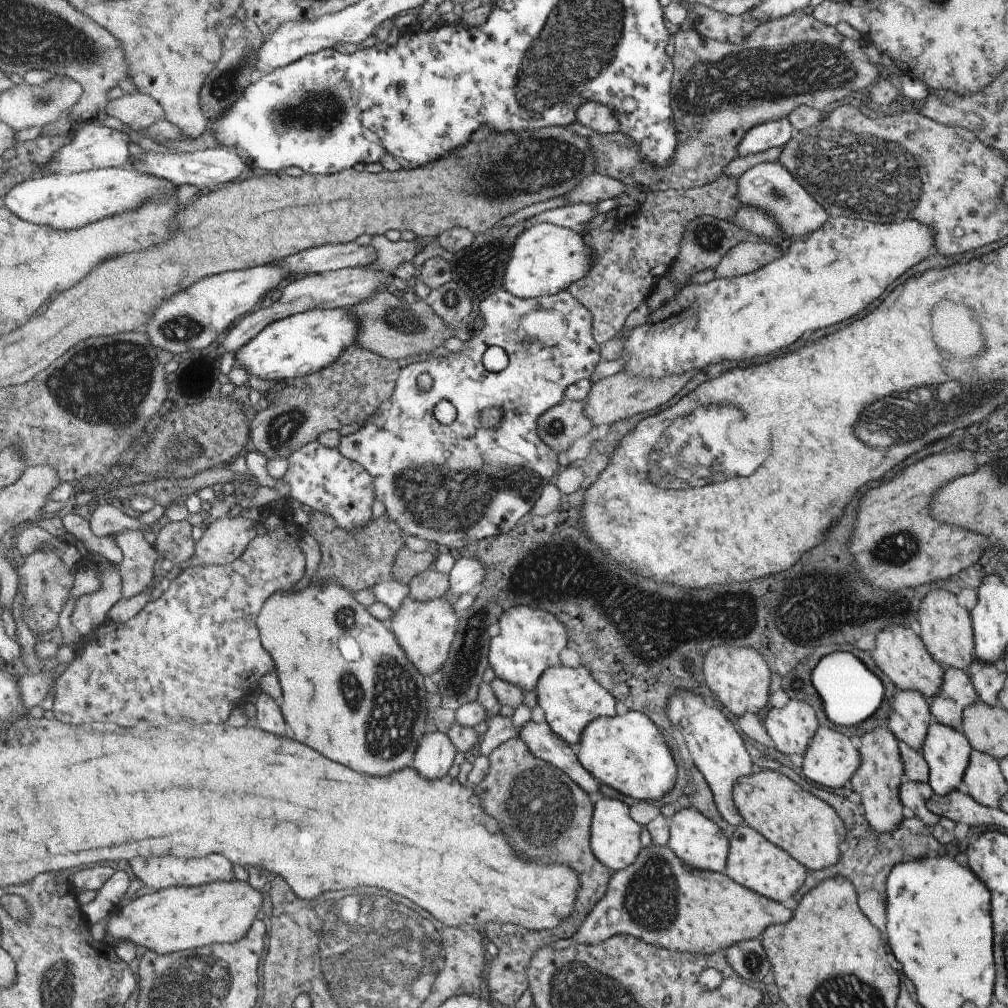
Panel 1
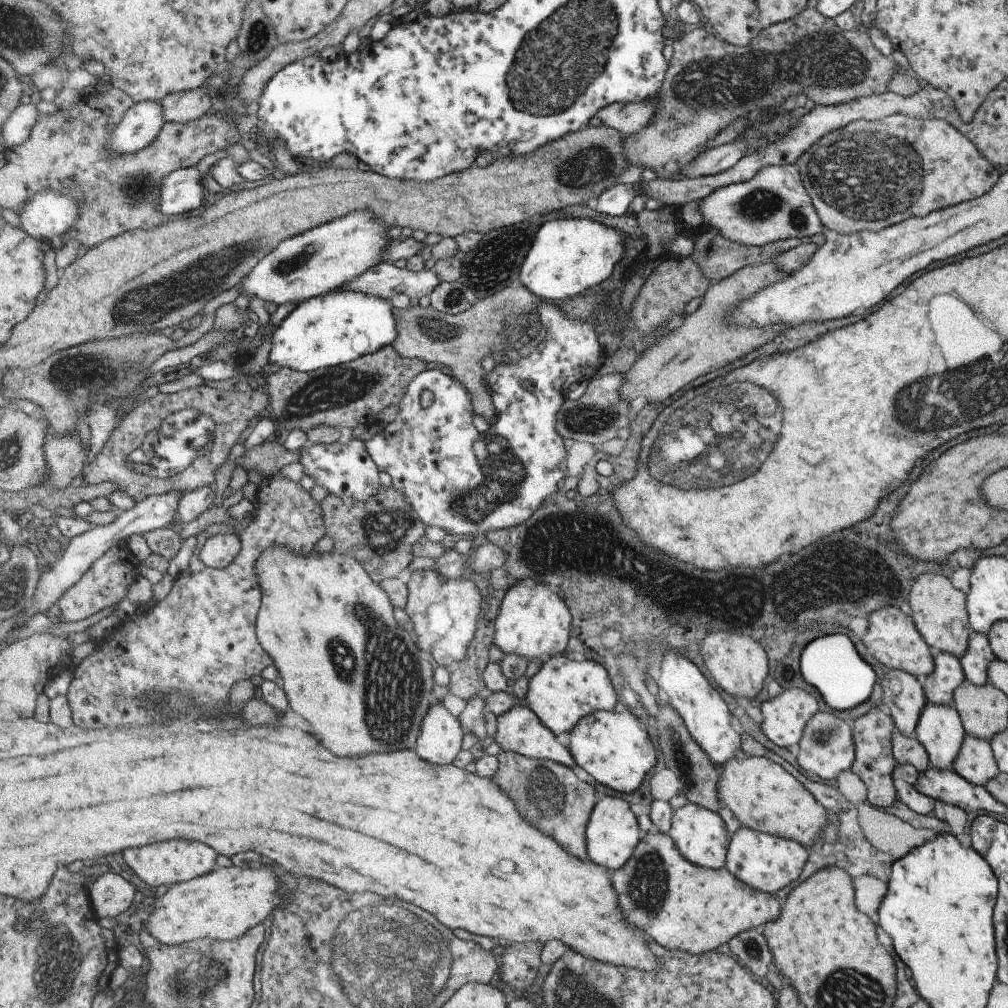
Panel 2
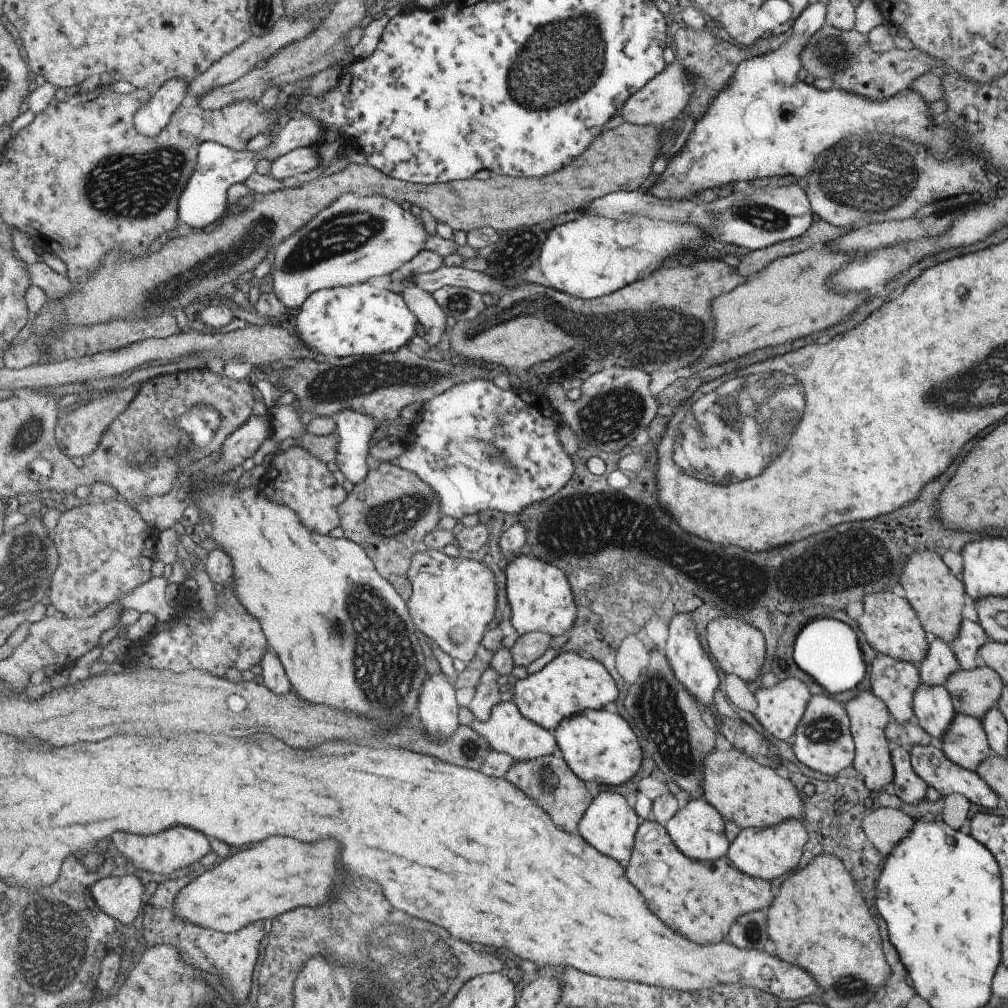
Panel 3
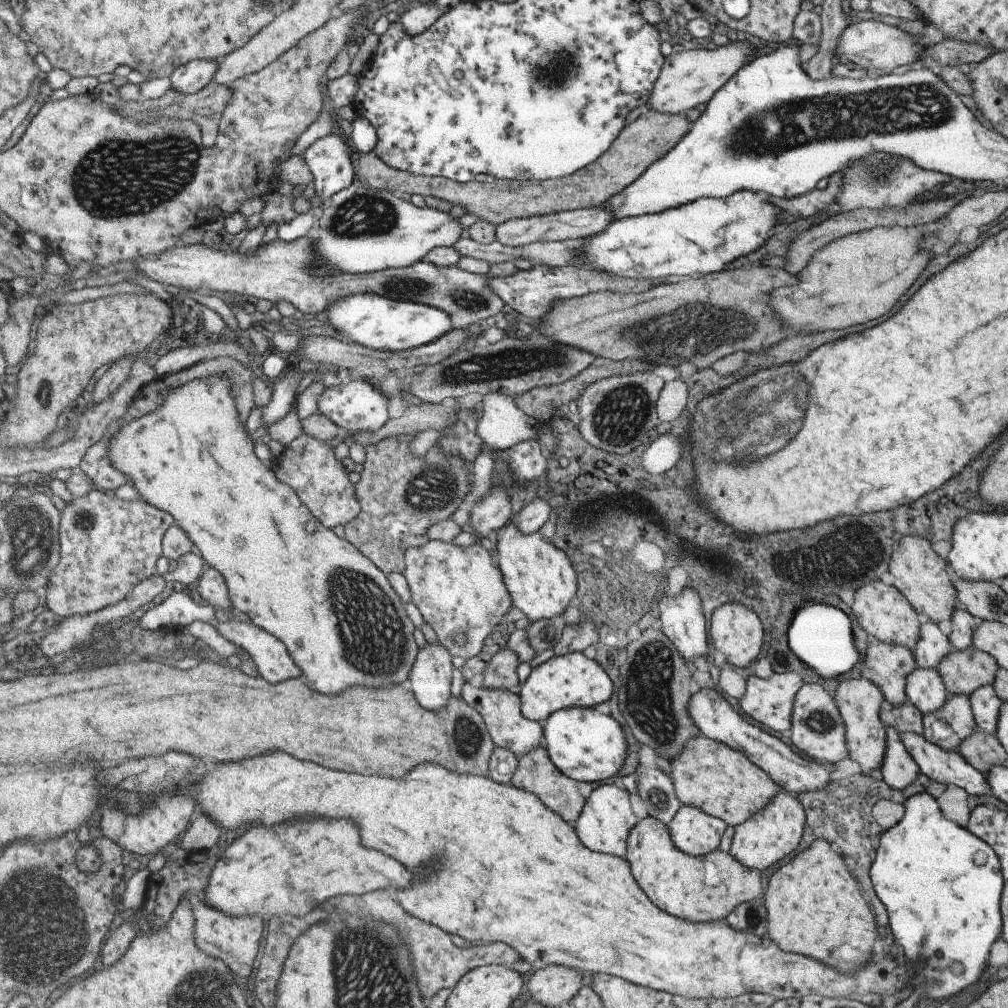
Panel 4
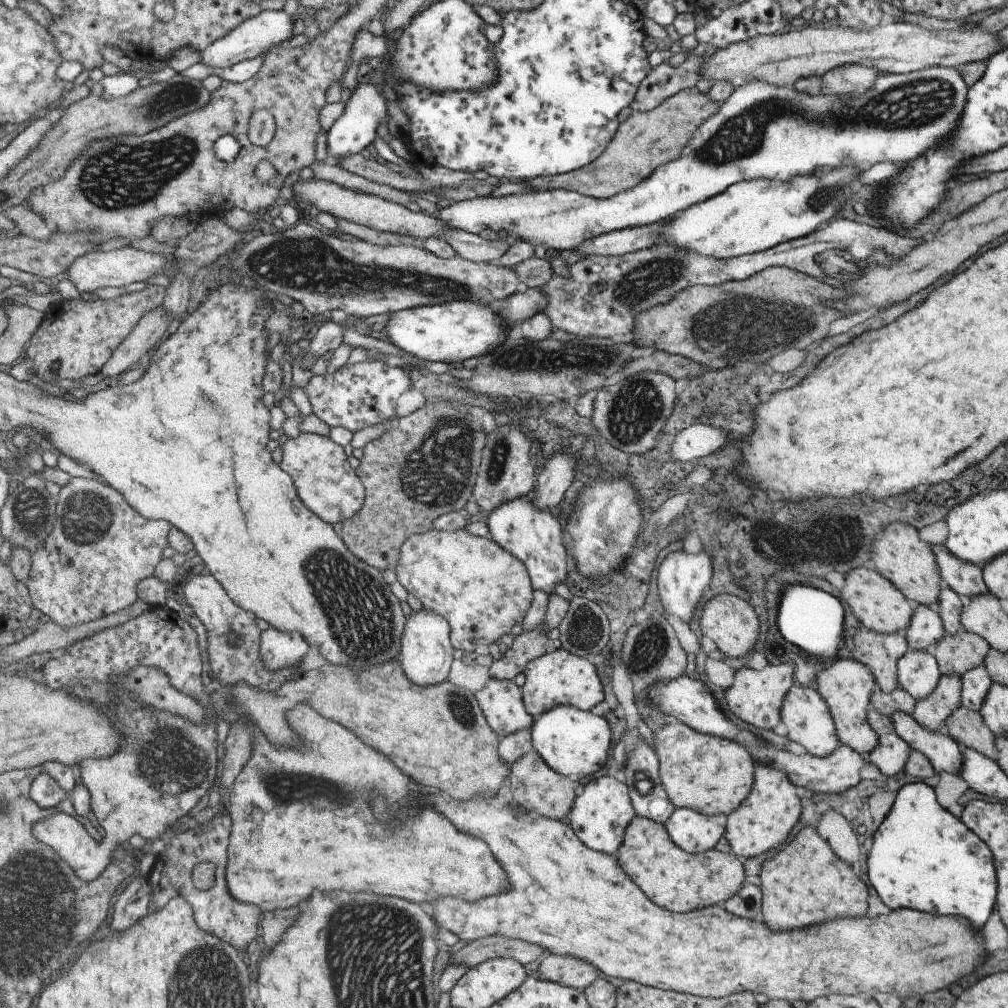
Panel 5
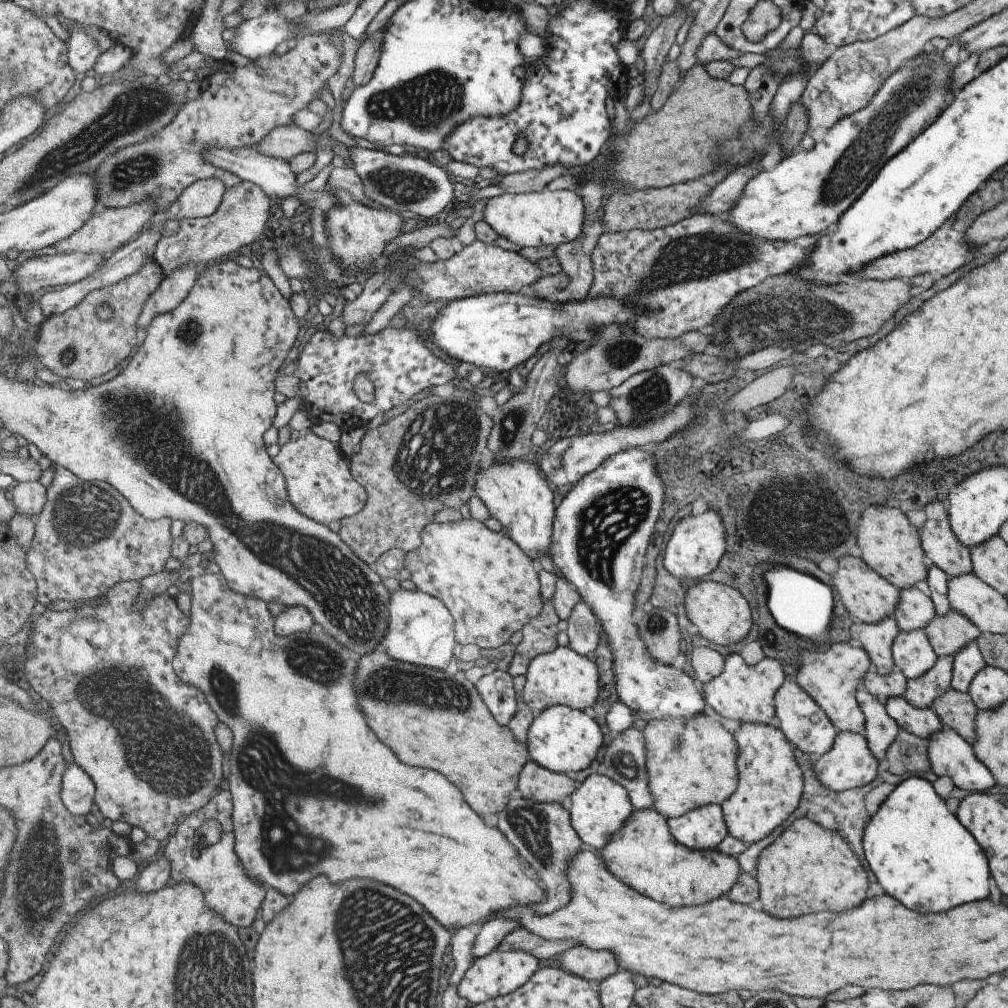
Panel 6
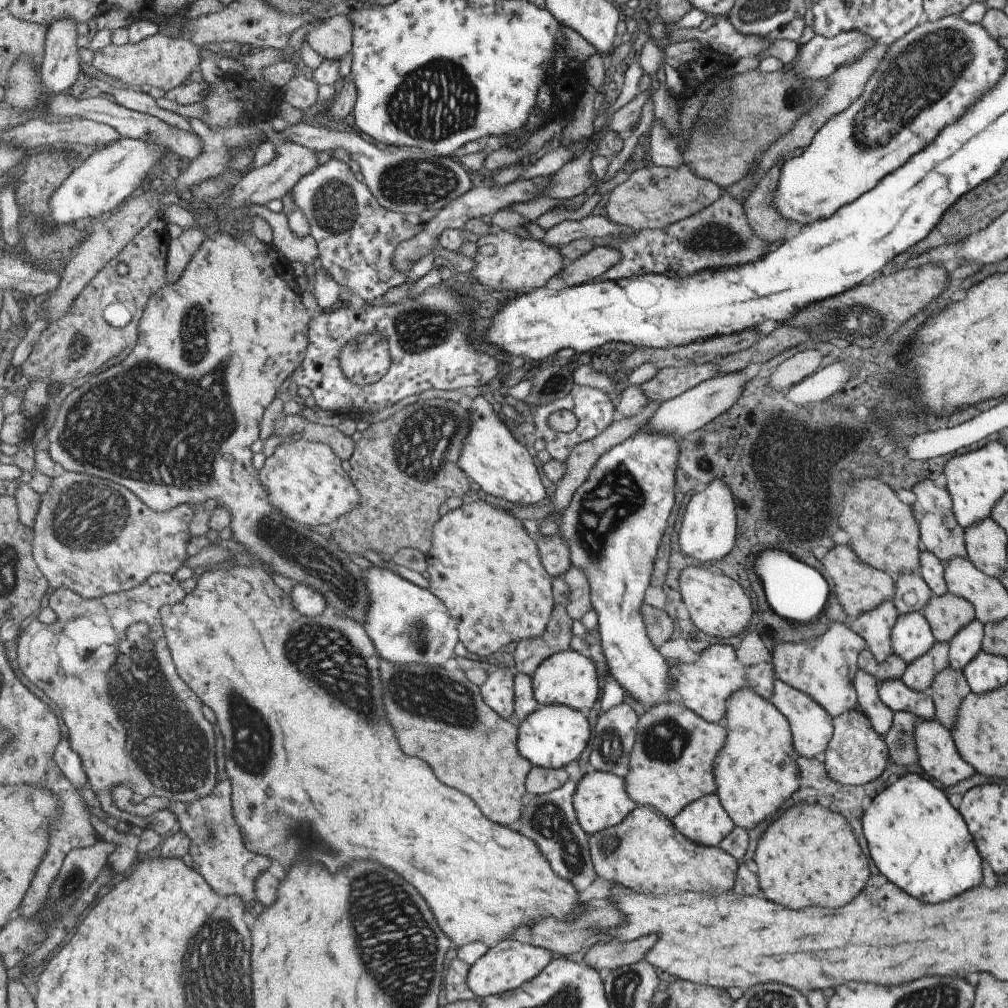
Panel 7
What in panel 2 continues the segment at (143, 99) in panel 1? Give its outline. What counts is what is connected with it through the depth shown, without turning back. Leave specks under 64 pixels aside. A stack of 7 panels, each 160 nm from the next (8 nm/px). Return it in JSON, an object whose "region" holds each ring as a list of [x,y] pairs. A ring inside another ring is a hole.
{"region":[[[205,81],[199,89],[170,93],[162,99],[166,122],[186,123],[213,111],[209,89],[210,84]]]}

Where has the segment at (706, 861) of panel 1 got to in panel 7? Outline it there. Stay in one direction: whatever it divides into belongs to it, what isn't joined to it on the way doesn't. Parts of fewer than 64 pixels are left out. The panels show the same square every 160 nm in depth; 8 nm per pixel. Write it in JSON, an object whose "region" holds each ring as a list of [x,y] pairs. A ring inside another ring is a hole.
{"region":[[[715,794],[691,802],[670,822],[681,836],[699,846],[717,847],[734,828]]]}

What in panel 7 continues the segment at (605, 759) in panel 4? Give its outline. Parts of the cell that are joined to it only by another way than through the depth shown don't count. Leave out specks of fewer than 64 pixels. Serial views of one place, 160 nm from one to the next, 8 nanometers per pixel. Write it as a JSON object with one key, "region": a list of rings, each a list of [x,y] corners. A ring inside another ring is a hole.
{"region":[[[539,705],[519,725],[519,750],[534,766],[547,769],[561,769],[569,762],[577,761],[589,738],[589,724],[585,716],[566,705]]]}

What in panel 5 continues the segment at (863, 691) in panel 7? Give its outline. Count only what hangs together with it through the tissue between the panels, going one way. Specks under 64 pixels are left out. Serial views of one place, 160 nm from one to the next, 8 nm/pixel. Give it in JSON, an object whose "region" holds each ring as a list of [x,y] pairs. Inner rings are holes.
{"region":[[[870,702],[866,710],[866,721],[877,735],[877,742],[865,760],[886,777],[901,772],[910,746],[893,730],[890,719],[879,714]]]}

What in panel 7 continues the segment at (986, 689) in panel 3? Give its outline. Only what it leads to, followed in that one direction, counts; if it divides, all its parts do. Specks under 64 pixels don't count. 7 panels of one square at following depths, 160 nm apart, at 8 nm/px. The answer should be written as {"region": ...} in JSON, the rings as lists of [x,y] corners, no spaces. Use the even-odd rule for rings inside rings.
{"region":[[[949,592],[943,596],[931,596],[921,611],[927,622],[934,642],[948,644],[957,630],[967,626],[974,619],[973,606],[963,598]]]}

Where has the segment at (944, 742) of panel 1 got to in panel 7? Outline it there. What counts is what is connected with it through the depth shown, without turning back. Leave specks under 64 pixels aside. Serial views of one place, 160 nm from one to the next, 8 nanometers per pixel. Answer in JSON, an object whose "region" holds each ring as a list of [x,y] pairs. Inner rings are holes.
{"region":[[[921,611],[900,614],[892,627],[889,638],[891,654],[901,658],[905,664],[929,652],[935,644],[923,616]]]}

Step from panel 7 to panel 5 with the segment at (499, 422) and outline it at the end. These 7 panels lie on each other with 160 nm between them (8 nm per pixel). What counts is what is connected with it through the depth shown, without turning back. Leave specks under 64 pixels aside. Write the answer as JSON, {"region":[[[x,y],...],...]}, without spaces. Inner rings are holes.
{"region":[[[532,495],[505,501],[486,518],[492,538],[525,563],[534,590],[547,591],[551,596],[555,592],[555,586],[559,582],[565,582],[571,571],[571,558],[564,545],[565,528],[549,509],[538,507]]]}

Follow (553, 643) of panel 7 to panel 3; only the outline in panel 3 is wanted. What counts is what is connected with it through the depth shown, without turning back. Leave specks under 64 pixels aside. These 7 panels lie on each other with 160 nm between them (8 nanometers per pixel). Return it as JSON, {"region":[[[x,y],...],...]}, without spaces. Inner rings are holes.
{"region":[[[493,665],[482,674],[475,695],[467,706],[477,718],[476,723],[483,724],[491,716],[493,707],[501,702],[503,680]]]}

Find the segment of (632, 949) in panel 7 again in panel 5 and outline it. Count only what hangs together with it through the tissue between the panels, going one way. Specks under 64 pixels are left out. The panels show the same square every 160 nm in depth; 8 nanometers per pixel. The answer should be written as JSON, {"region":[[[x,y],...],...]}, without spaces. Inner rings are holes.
{"region":[[[551,953],[544,958],[537,973],[542,979],[566,984],[582,991],[597,980],[599,971],[585,959]]]}

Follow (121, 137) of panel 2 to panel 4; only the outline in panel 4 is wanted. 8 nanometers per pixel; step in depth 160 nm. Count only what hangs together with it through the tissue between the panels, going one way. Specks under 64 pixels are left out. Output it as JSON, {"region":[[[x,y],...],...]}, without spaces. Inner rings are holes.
{"region":[[[195,59],[181,65],[171,76],[171,88],[189,94],[199,92],[214,80],[221,60]]]}

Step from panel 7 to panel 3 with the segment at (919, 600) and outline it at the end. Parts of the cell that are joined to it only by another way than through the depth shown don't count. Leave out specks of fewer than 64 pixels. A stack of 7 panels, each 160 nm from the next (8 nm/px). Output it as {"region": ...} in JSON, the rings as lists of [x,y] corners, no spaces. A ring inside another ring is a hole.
{"region":[[[934,637],[928,643],[926,653],[916,668],[921,684],[931,686],[942,685],[942,682],[959,667],[949,644]]]}

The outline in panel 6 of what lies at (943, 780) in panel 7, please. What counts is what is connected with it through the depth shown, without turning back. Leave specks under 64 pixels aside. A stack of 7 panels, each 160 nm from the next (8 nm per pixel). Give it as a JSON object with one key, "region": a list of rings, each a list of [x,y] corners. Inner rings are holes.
{"region":[[[942,727],[941,730],[933,732],[927,740],[927,753],[929,763],[932,766],[931,772],[935,776],[949,776],[953,780],[953,785],[961,790],[971,793],[981,793],[994,786],[995,778],[991,776],[991,772],[975,758],[973,748],[967,744],[959,734],[953,730]]]}

